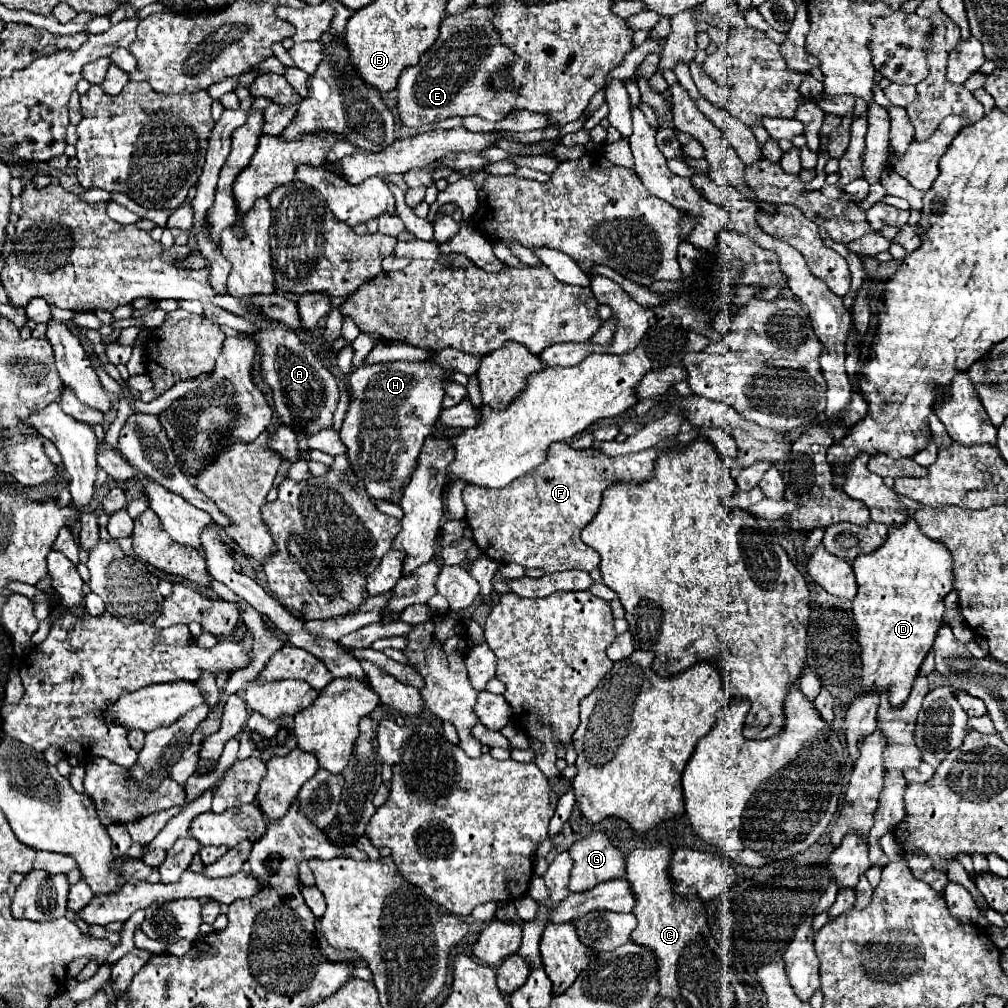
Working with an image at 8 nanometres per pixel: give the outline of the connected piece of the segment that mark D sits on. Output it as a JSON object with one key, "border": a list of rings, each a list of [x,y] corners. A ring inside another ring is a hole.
{"border":[[[907,520],[901,528],[889,528],[889,536],[881,548],[873,554],[857,556],[853,562],[859,592],[851,602],[851,612],[857,626],[857,642],[861,646],[861,688],[857,696],[867,692],[889,692],[889,704],[901,708],[911,692],[913,680],[929,654],[937,628],[941,628],[941,616],[945,612],[943,598],[953,590],[953,560],[949,550],[935,540],[927,540],[917,528],[915,520]]]}

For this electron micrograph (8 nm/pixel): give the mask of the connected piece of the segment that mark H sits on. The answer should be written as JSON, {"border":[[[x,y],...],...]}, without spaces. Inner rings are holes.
{"border":[[[381,362],[373,366],[361,366],[351,374],[351,402],[339,436],[347,446],[351,468],[357,478],[363,480],[369,496],[399,502],[403,488],[409,484],[411,472],[417,466],[421,446],[433,432],[433,424],[437,422],[437,416],[441,412],[445,384],[453,380],[453,374],[455,370],[441,368],[435,362]]]}

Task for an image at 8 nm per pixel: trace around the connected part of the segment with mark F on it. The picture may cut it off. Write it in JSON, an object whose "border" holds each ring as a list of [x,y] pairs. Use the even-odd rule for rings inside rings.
{"border":[[[553,444],[553,448],[549,448],[549,460],[545,460],[545,464],[541,464],[533,472],[527,472],[525,476],[519,476],[517,480],[513,480],[509,488],[501,488],[501,490],[465,488],[463,490],[463,502],[467,506],[465,518],[469,528],[473,530],[473,540],[485,556],[489,556],[491,560],[497,560],[499,564],[515,562],[515,564],[521,564],[523,568],[539,568],[545,574],[563,572],[563,570],[591,572],[593,568],[599,566],[601,558],[593,548],[583,544],[581,530],[597,514],[603,492],[617,482],[641,484],[651,480],[655,476],[655,460],[663,448],[665,444],[659,444],[637,454],[607,456],[601,450],[575,450],[567,444]]]}

